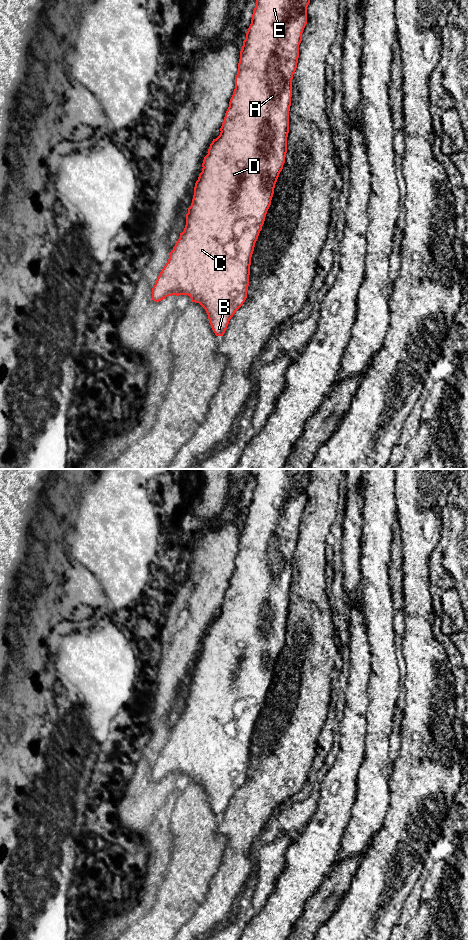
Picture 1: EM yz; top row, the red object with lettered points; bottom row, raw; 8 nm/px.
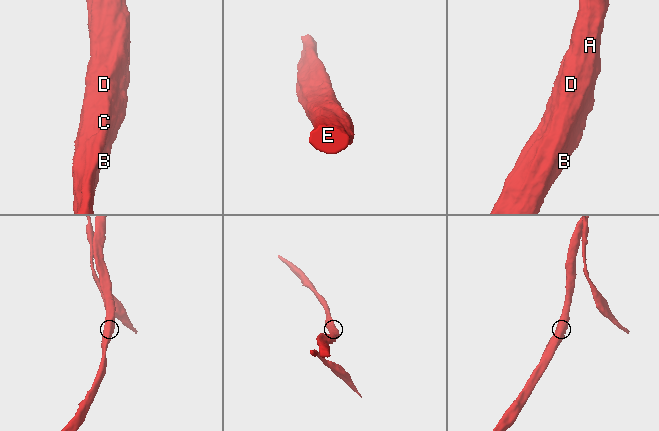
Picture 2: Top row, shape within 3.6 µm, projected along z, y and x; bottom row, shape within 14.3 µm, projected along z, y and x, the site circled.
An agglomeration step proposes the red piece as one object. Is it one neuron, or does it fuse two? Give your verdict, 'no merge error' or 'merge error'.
no merge error

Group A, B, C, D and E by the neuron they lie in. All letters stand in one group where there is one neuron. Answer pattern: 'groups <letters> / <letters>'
groups A B C D E

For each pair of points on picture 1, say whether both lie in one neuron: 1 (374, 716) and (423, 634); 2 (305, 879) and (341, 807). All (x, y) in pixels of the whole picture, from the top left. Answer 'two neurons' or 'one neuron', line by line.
1: two neurons
2: one neuron

